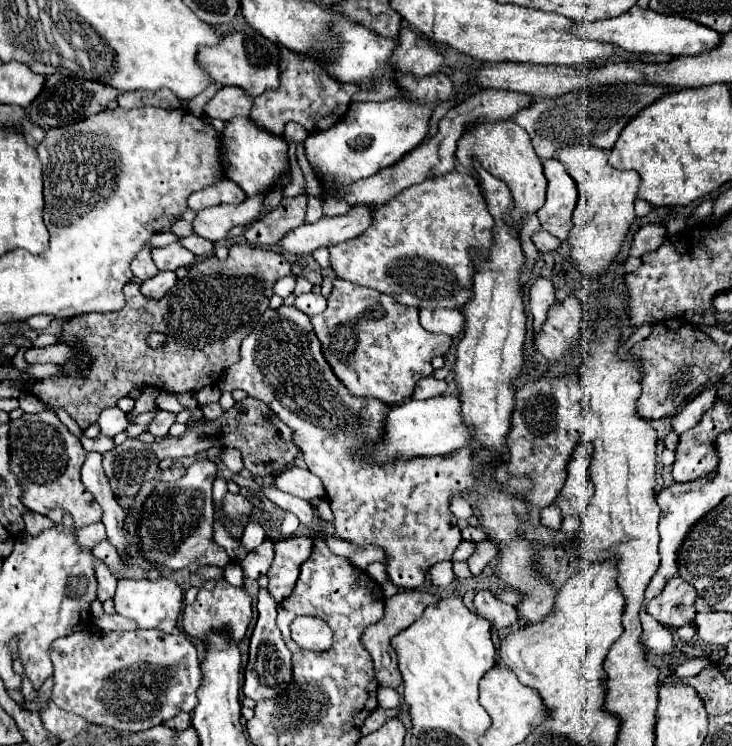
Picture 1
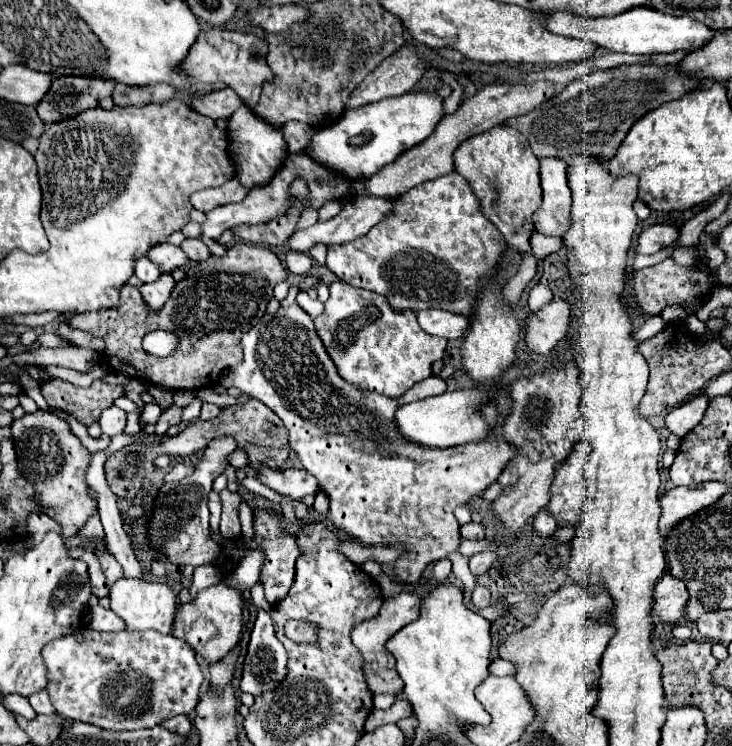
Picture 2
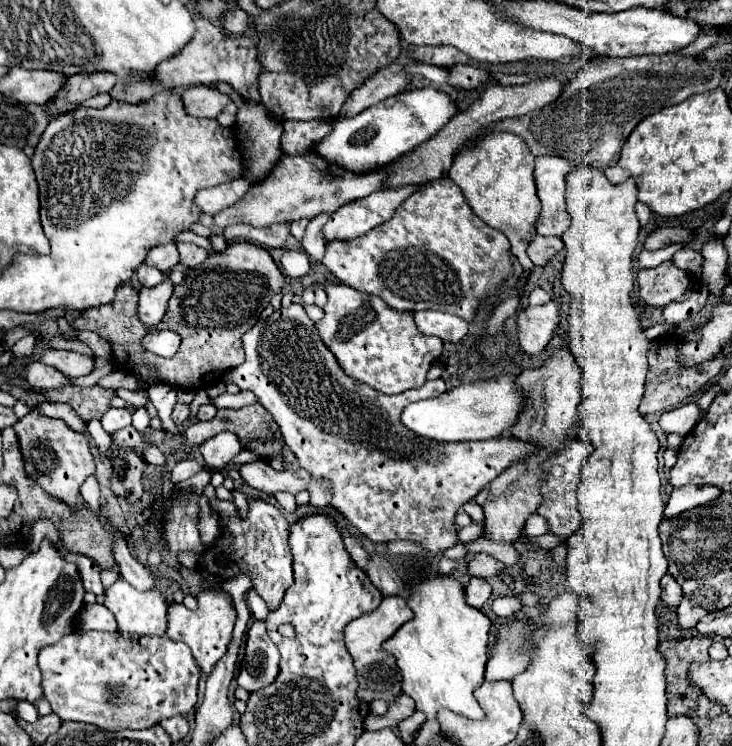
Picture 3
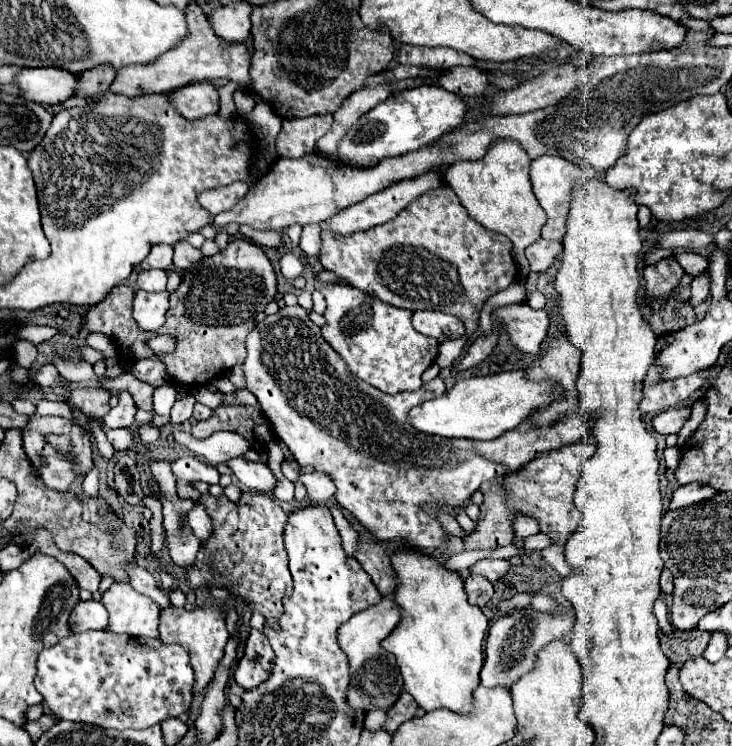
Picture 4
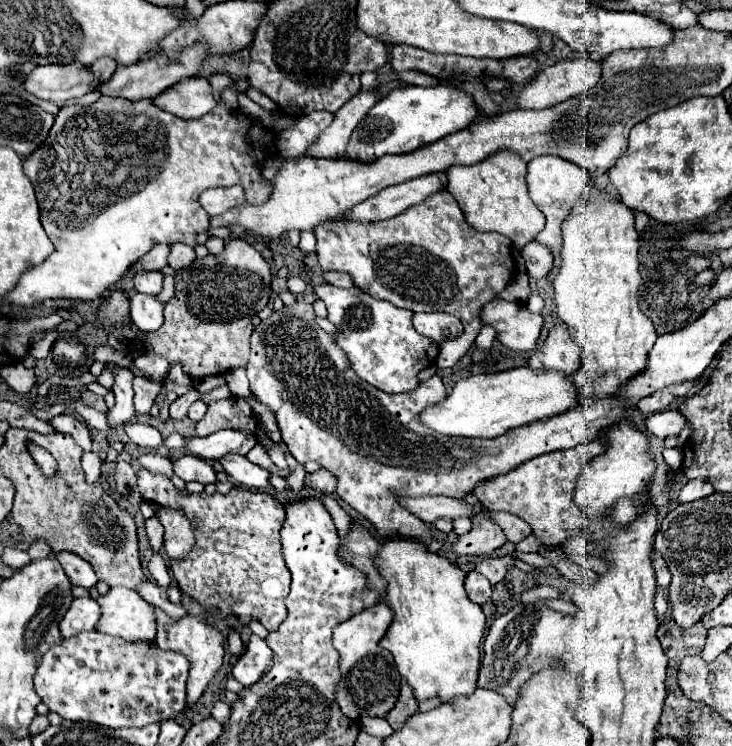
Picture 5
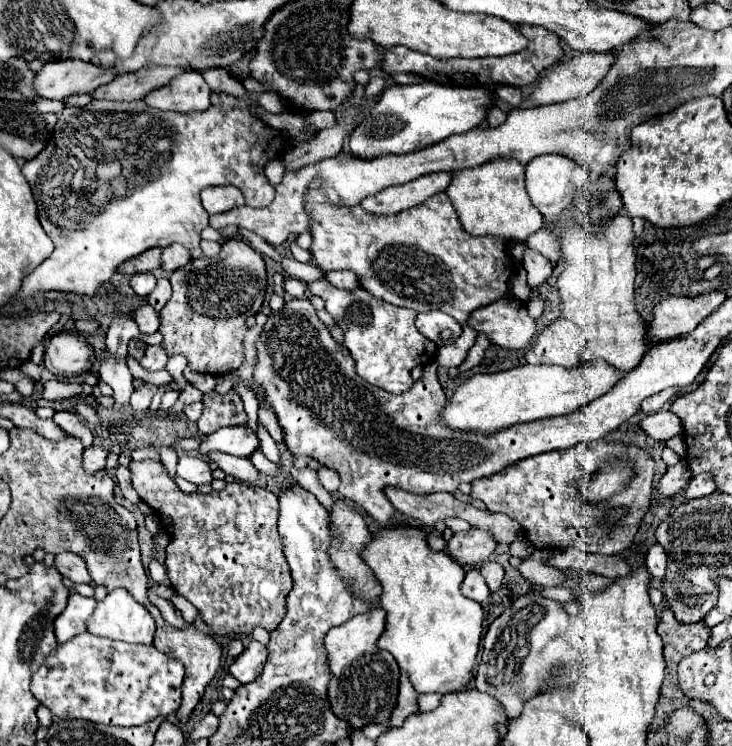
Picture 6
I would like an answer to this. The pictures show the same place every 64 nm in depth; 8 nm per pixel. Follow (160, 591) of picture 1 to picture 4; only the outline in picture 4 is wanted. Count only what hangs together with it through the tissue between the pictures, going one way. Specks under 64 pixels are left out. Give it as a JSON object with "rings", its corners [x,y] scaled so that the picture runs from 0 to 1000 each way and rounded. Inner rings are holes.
{"rings":[[[153,783],[137,807],[150,826],[150,842],[145,845],[189,855],[216,855],[216,810],[189,796],[178,783]]]}

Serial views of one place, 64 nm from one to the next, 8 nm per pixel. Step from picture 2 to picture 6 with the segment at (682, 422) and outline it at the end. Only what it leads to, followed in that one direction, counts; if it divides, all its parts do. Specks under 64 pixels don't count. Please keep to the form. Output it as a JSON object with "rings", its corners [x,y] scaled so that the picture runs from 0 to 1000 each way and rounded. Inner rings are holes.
{"rings":[[[904,550],[896,555],[888,555],[874,563],[874,574],[893,590],[915,590],[932,579],[932,568],[923,555],[915,550]]]}

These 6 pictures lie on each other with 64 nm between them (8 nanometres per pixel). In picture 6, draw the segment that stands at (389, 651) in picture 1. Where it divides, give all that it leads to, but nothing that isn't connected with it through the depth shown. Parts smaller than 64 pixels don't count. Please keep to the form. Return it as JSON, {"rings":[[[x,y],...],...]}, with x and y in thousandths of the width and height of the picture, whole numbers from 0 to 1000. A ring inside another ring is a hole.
{"rings":[[[505,815],[470,834],[467,839],[451,842],[443,853],[443,869],[448,879],[448,895],[454,901],[448,917],[448,938],[456,960],[473,965],[481,976],[497,976],[500,971],[530,973],[533,957],[541,946],[544,933],[544,890],[538,879],[516,871],[514,858],[525,847],[522,815]]]}

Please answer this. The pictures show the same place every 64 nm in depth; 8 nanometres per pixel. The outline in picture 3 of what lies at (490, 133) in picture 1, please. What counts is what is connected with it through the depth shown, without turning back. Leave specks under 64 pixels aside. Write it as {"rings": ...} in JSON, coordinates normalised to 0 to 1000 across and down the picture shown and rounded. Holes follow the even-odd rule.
{"rings":[[[697,177],[667,180],[658,193],[637,198],[620,209],[612,239],[626,247],[637,271],[642,271],[645,284],[656,295],[691,314],[699,327],[699,340],[708,346],[714,362],[727,363],[730,355],[719,343],[719,332],[732,316],[735,284],[740,279],[730,247],[730,209],[719,198],[719,190]]]}

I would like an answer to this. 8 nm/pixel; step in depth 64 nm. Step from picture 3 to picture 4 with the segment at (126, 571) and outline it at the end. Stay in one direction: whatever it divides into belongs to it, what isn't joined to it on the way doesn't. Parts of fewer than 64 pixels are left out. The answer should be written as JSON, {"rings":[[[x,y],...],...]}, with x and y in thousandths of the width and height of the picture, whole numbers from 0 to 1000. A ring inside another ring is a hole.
{"rings":[[[178,759],[175,769],[178,769],[178,786],[186,794],[191,794],[191,796],[202,799],[205,804],[210,804],[219,815],[232,815],[235,812],[230,799],[216,788],[216,783],[213,783],[213,777],[210,777],[210,772],[205,767],[199,767],[191,759]]]}

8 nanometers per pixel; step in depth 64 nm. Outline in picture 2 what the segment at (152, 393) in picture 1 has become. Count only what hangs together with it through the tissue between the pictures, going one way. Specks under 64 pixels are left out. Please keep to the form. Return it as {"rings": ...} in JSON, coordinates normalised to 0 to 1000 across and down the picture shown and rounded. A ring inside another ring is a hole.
{"rings":[[[187,547],[186,552],[173,555],[173,568],[169,579],[175,584],[189,584],[189,582],[191,582],[190,559],[193,554],[194,550],[191,547]]]}

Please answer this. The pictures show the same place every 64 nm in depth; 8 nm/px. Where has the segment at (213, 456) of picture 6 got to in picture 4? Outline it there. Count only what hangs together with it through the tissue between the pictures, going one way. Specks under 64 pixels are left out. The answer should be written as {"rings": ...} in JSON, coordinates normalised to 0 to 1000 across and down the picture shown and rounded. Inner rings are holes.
{"rings":[[[325,611],[320,617],[311,617],[309,625],[320,633],[320,638],[325,641],[325,646],[331,646],[333,651],[339,651],[342,657],[372,660],[374,651],[377,651],[374,635],[358,619],[342,619],[342,617]]]}

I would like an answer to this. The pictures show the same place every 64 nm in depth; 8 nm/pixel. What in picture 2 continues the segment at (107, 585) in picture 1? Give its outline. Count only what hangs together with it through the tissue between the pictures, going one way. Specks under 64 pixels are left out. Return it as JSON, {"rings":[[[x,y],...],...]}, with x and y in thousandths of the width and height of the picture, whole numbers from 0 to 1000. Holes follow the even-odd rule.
{"rings":[[[109,740],[107,748],[115,751],[117,759],[120,759],[120,772],[123,772],[123,788],[126,788],[126,796],[134,799],[134,802],[148,799],[145,775],[142,775],[142,769],[139,769],[139,764],[137,764],[134,748],[131,748],[126,740]]]}

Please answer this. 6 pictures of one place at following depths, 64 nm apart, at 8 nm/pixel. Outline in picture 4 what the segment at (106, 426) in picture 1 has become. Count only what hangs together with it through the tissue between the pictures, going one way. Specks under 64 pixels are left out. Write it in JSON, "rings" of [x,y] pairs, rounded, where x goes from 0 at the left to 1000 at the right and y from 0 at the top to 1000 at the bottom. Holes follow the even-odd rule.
{"rings":[[[164,523],[161,525],[161,544],[153,547],[145,558],[142,566],[150,574],[178,574],[183,568],[183,555],[186,555],[186,542],[178,531],[178,525]]]}

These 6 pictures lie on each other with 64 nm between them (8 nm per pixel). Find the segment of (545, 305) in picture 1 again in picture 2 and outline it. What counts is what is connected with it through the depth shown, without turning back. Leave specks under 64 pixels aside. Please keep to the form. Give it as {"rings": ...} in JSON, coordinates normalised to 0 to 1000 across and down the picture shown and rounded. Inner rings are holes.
{"rings":[[[732,381],[727,389],[724,389],[724,399],[721,399],[721,410],[727,418],[732,418],[735,413],[740,413],[743,408],[749,408],[754,402],[754,391],[749,383],[740,383],[740,381]]]}

